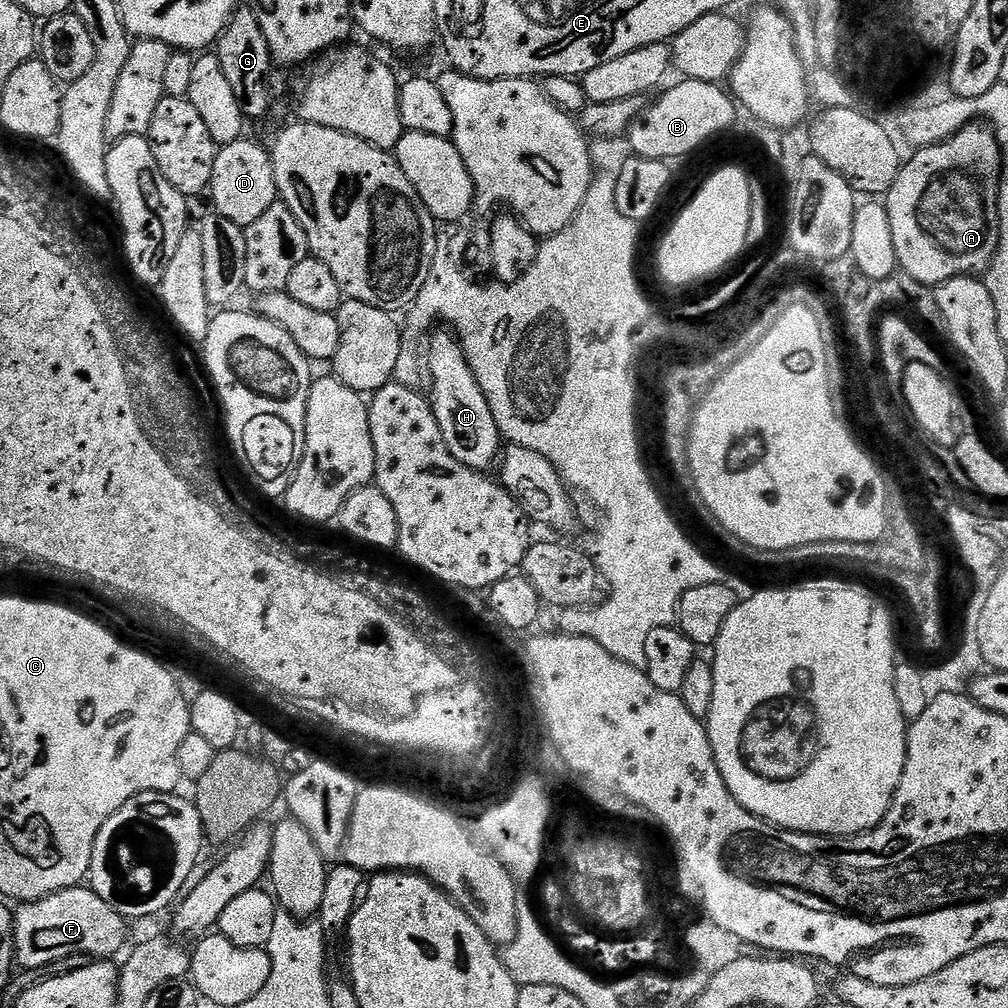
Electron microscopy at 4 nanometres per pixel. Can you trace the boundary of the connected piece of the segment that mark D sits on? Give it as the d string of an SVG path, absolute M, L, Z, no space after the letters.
M248 139L235 140L217 151L210 185L215 215L230 218L230 222L243 229L250 222L262 218L262 214L266 214L266 210L270 210L270 206L278 200L269 149Z

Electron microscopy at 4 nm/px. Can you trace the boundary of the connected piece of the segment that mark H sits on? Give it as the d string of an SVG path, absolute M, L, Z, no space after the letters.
M440 332L429 342L426 372L432 375L432 413L434 418L438 418L438 426L450 454L454 454L458 462L475 468L478 472L487 473L488 467L492 463L493 467L501 455L502 437L494 422L490 402L486 402L486 394L482 394L478 382L472 376L472 369L464 358L464 348L455 335L447 336Z

